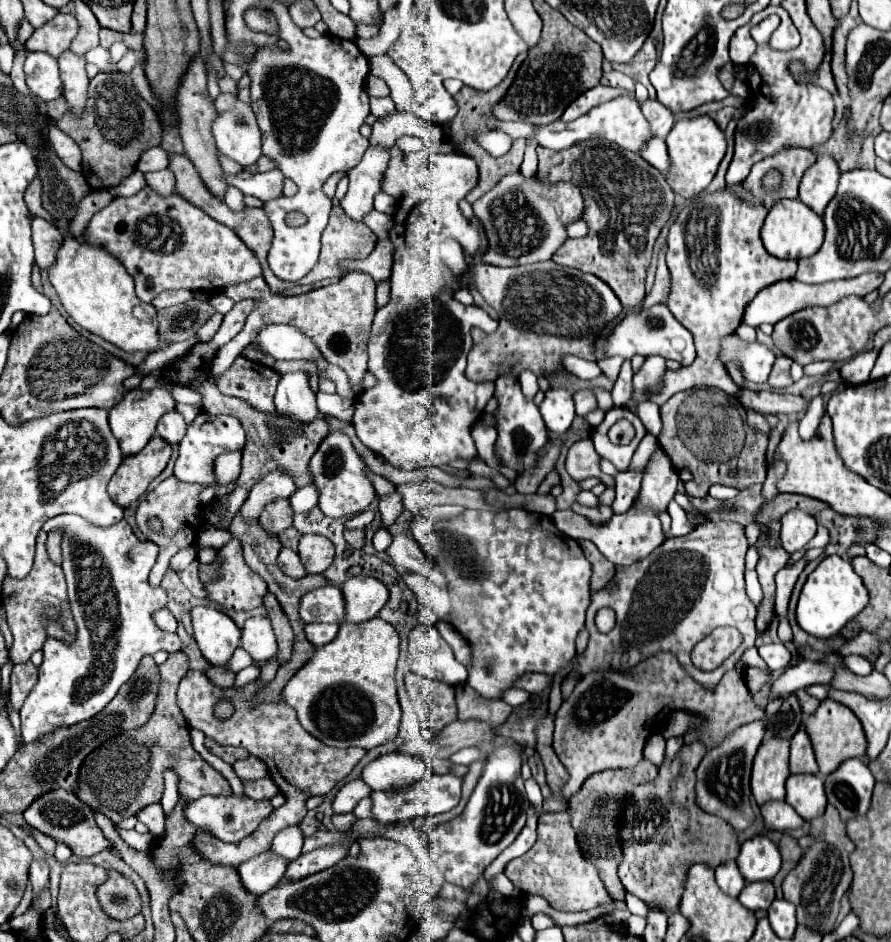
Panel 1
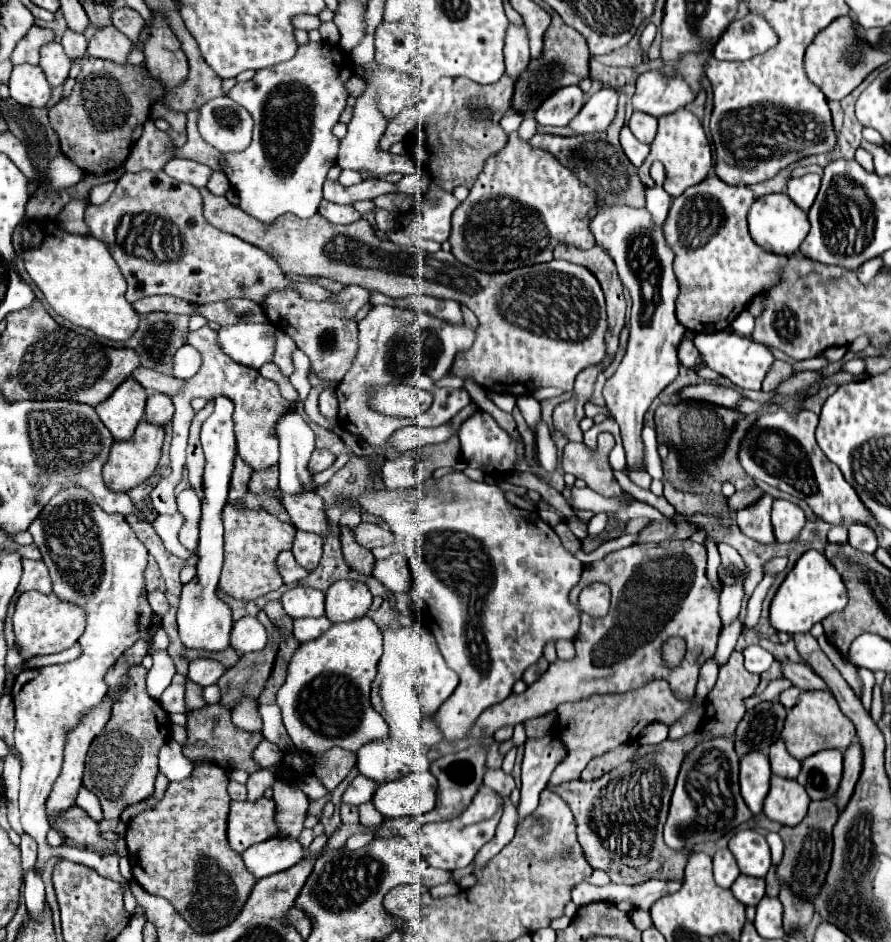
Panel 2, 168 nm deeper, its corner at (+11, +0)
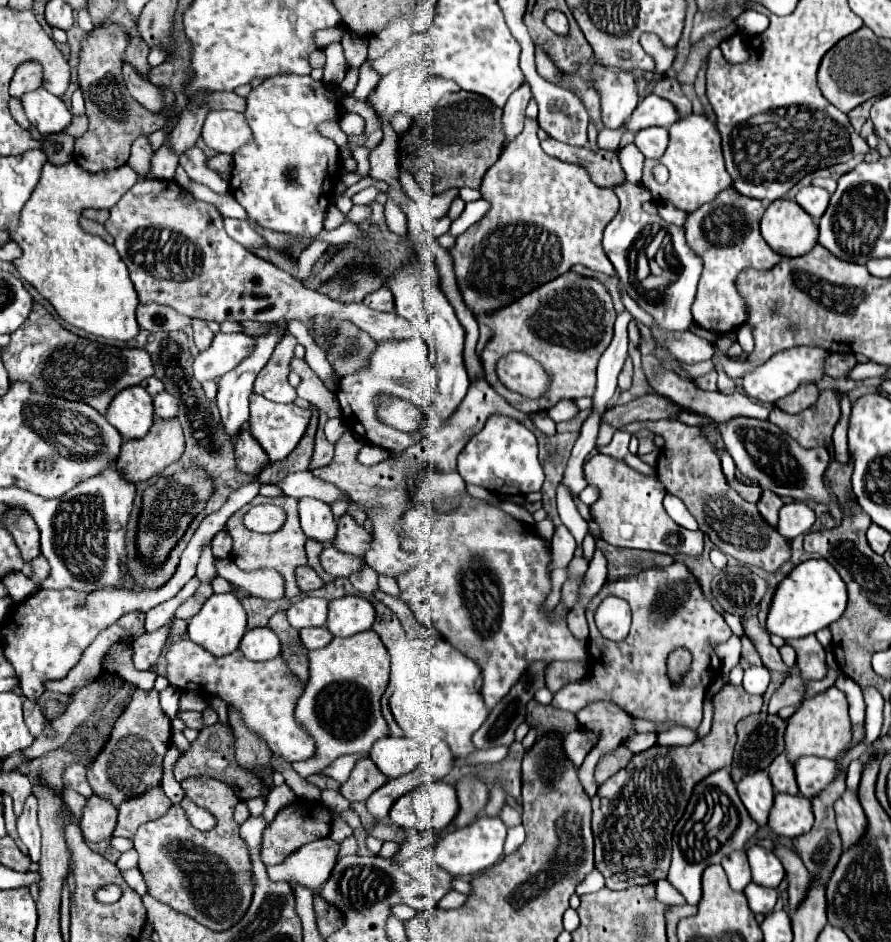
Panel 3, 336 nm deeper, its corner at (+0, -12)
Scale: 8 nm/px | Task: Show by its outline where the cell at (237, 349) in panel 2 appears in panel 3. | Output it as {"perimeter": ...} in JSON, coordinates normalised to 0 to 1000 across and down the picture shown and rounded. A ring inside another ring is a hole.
{"perimeter":[[[272,352],[267,355],[242,355],[238,367],[224,374],[218,382],[218,401],[229,408],[233,403],[247,401],[263,393],[285,369],[285,359]]]}

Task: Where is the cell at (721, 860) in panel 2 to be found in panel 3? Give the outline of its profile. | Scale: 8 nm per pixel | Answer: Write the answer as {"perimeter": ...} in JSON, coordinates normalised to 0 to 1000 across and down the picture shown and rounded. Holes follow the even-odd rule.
{"perimeter":[[[835,902],[822,904],[819,909],[815,909],[810,913],[810,921],[815,924],[819,943],[826,945],[826,947],[833,947],[844,936],[842,919],[840,919],[840,911],[837,911],[837,904]]]}

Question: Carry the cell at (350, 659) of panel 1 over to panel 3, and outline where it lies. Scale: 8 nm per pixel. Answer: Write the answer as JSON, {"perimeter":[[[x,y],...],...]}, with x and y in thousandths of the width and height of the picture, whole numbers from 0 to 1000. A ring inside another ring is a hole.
{"perimeter":[[[420,669],[393,677],[375,677],[368,686],[350,690],[346,701],[348,722],[332,747],[332,766],[350,781],[355,798],[348,807],[328,810],[339,826],[359,820],[379,803],[415,798],[422,786],[438,779],[426,758],[426,739],[435,726],[438,694]]]}

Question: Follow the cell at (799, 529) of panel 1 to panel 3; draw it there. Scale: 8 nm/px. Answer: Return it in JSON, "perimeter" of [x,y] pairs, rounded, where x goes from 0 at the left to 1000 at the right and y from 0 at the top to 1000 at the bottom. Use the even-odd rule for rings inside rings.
{"perimeter":[[[891,533],[882,535],[875,541],[875,554],[873,554],[873,565],[887,575],[898,567],[907,567],[916,548],[914,544],[902,535],[902,533]]]}

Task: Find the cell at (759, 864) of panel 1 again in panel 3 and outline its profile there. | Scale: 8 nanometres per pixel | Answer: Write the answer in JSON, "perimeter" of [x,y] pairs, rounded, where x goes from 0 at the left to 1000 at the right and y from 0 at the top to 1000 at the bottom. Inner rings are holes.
{"perimeter":[[[842,898],[837,907],[844,921],[844,936],[862,943],[873,943],[880,932],[880,919],[871,907],[855,898]]]}

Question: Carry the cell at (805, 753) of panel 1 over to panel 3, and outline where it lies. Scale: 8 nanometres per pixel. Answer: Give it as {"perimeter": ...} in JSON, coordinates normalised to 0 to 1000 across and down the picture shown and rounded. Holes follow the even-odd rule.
{"perimeter":[[[882,798],[875,800],[862,815],[869,839],[871,841],[887,841],[887,843],[896,843],[896,832],[893,832],[893,824],[891,824],[891,811],[882,805]]]}

